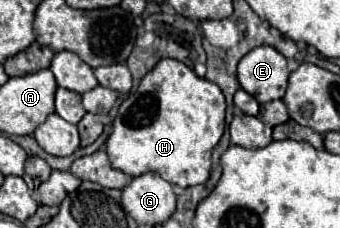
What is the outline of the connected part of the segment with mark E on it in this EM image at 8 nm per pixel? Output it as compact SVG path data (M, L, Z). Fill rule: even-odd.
M260 45L238 63L238 81L258 103L282 99L288 87L286 57L270 45Z

